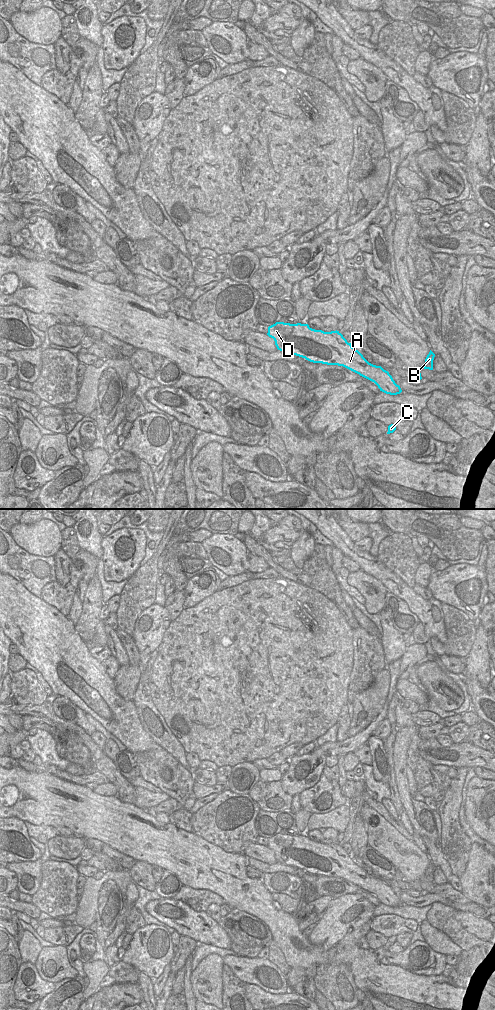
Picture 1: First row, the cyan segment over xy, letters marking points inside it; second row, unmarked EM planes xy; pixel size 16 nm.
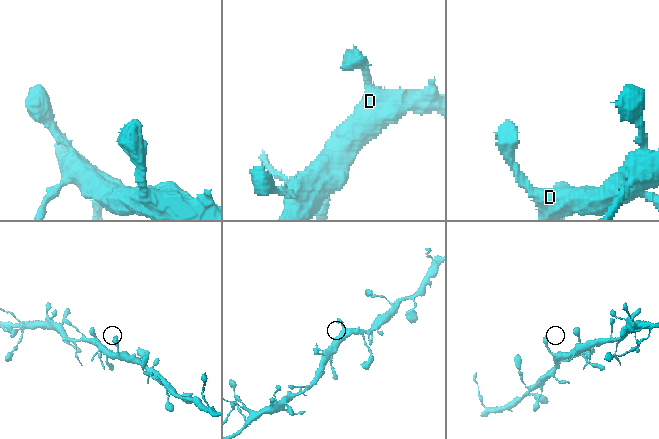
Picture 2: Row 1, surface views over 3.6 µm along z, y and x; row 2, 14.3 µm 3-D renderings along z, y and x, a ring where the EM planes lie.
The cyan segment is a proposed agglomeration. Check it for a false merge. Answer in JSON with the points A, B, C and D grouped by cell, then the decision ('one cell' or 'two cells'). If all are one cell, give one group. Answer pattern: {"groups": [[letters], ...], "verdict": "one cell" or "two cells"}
{"groups": [["A", "B", "C", "D"]], "verdict": "one cell"}

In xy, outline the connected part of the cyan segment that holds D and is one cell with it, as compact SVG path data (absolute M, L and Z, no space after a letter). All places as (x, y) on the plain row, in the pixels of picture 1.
M276 834L268 839L267 847L274 851L278 862L284 863L287 866L305 870L313 875L343 878L374 894L380 903L386 906L397 907L402 904L400 898L395 895L388 883L384 882L381 878L369 875L337 842L324 844L312 841L308 836Z

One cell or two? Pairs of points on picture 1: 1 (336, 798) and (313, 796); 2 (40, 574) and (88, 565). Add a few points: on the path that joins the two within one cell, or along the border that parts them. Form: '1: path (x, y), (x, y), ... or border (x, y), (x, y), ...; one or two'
1: path (330, 797), (323, 792), (319, 795); one
2: border (55, 580), (47, 583), (42, 588), (40, 596); two

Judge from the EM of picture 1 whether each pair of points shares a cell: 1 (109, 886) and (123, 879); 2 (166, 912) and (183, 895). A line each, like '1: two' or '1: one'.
1: two
2: two

